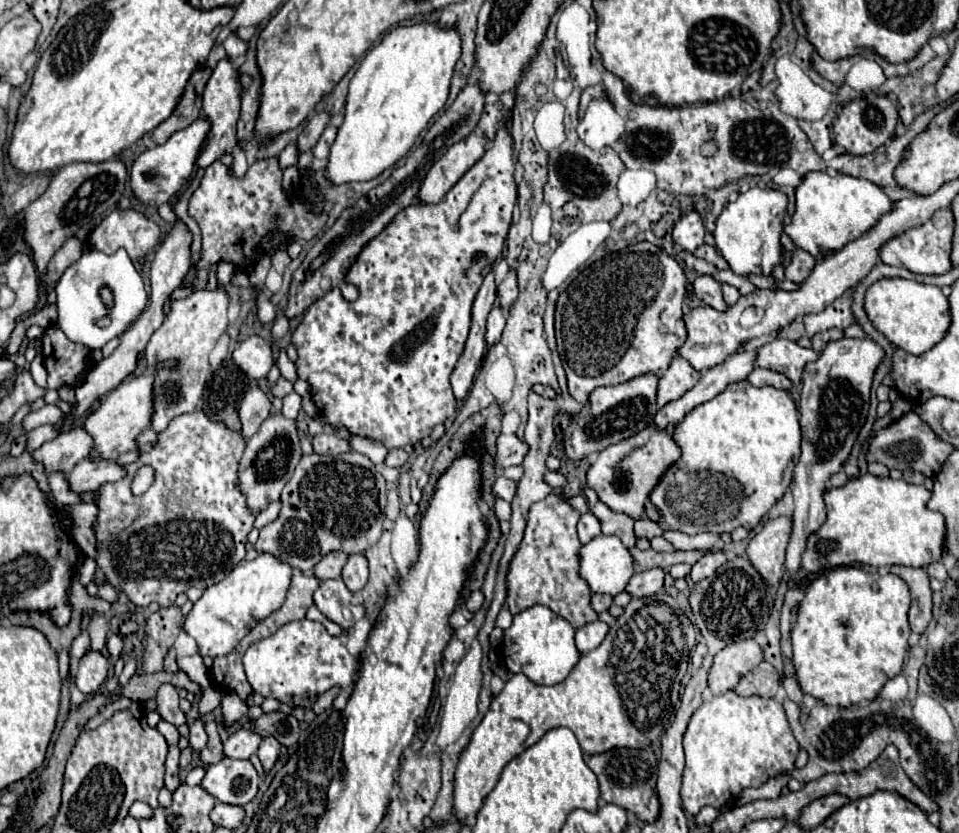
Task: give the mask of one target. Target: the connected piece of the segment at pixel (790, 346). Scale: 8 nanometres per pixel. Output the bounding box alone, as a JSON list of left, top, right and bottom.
[755,339,819,385]

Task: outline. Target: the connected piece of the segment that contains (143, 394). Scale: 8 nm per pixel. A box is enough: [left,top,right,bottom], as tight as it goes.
[83,375,153,461]

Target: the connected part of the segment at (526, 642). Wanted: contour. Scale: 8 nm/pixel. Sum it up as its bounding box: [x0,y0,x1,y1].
[501,605,579,685]

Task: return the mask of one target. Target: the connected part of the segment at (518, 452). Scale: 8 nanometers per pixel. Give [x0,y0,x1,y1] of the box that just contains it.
[495,435,527,471]

